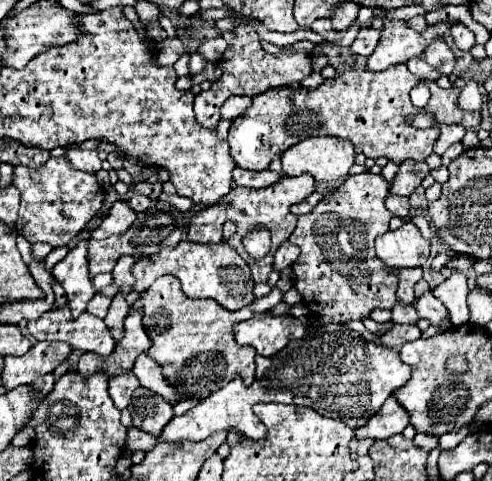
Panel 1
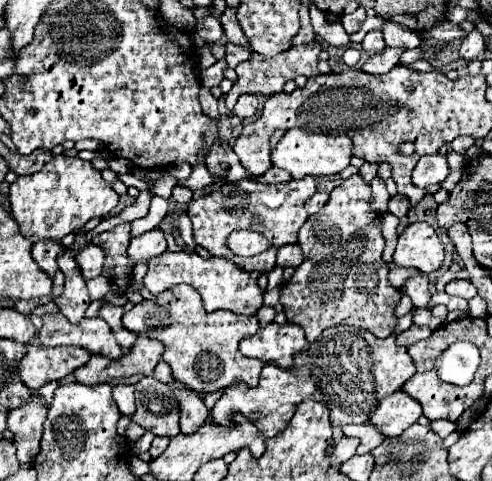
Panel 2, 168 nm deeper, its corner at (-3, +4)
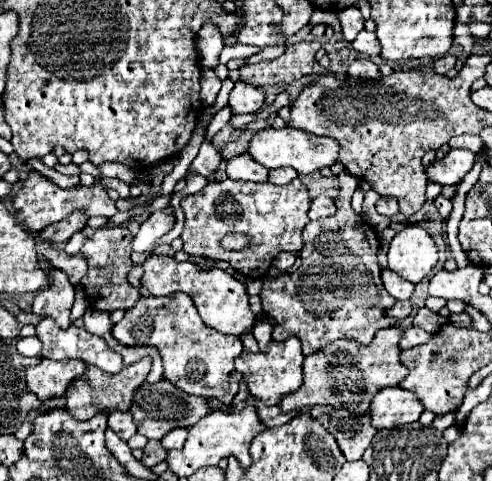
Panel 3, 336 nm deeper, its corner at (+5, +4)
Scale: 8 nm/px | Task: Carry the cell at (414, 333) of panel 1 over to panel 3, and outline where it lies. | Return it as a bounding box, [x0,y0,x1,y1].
[400,327,432,349]

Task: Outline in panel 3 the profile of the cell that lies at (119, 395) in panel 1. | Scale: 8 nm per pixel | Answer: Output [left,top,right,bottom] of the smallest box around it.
[108,413,136,441]

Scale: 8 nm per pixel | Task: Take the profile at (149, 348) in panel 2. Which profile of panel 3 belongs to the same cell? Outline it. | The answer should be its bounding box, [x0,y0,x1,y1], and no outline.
[66,357,150,421]

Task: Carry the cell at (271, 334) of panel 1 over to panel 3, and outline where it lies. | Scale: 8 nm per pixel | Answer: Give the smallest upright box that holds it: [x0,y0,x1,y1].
[236,337,302,405]

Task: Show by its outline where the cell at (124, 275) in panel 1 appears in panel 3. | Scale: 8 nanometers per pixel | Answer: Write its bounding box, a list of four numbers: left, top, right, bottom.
[132,209,176,253]

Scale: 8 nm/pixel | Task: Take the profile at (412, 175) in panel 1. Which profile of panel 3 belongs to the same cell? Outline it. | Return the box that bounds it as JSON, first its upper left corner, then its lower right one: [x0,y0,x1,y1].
[426,149,474,185]

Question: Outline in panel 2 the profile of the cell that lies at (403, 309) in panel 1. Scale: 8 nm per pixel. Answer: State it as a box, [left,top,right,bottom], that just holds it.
[412,309,444,329]

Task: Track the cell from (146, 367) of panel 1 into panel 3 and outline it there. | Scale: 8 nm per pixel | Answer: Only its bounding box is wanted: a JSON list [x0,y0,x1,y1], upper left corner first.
[162,429,188,451]

